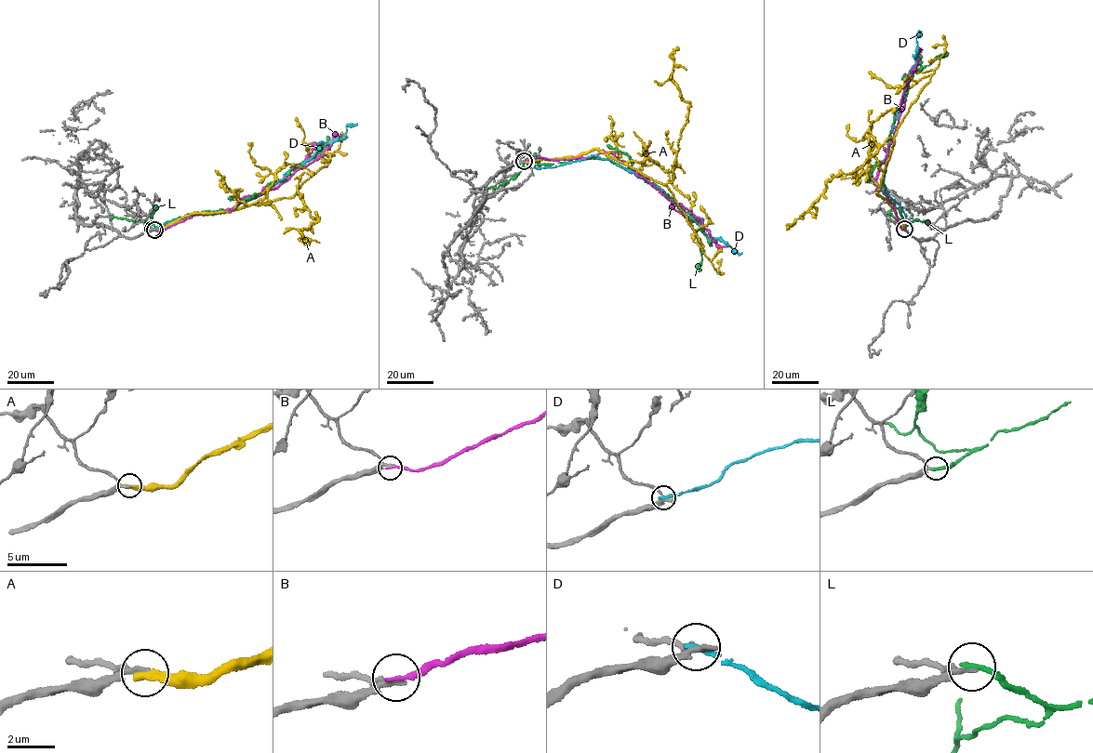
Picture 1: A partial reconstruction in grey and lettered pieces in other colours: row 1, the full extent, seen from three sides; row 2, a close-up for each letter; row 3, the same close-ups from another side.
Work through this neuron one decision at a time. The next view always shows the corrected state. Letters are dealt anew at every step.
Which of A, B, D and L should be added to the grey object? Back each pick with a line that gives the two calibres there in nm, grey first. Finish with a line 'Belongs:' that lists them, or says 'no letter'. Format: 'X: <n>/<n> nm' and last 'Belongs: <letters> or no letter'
A: 180/360 nm
Belongs: A

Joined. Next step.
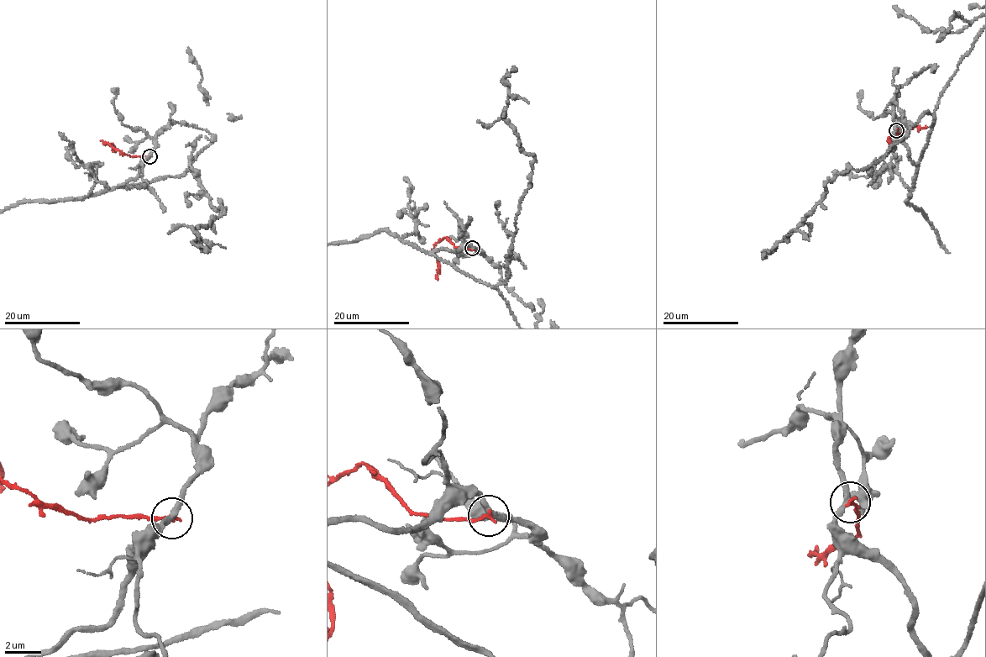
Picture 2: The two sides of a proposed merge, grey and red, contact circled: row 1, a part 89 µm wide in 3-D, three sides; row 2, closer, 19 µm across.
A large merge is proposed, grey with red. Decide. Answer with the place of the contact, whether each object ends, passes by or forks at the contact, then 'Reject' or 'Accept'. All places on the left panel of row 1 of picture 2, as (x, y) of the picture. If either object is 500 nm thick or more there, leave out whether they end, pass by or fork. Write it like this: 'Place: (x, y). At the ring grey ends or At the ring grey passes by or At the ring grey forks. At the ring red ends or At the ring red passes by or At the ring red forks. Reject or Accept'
Place: (149, 156). At the ring grey passes by. At the ring red ends. Reject

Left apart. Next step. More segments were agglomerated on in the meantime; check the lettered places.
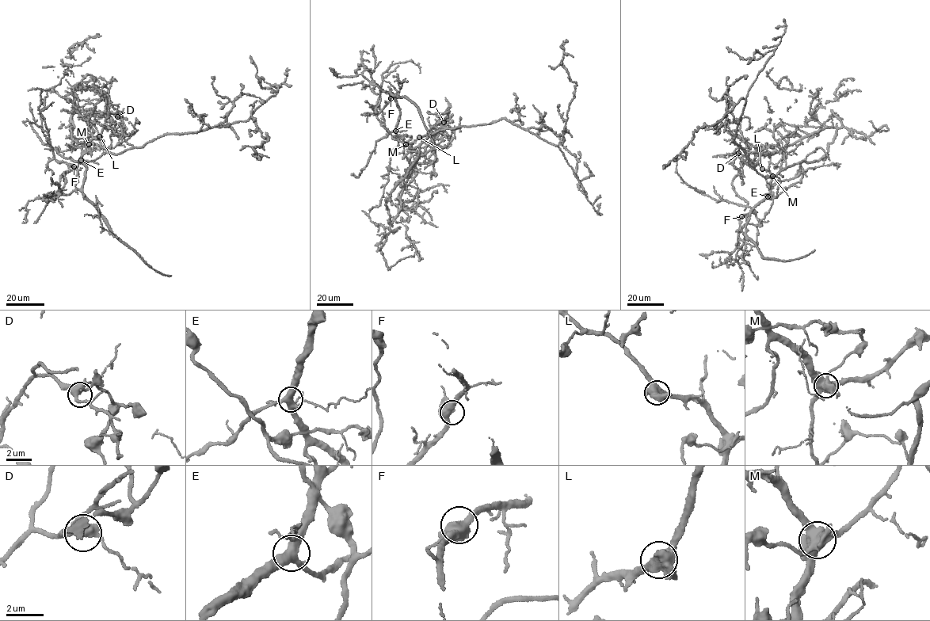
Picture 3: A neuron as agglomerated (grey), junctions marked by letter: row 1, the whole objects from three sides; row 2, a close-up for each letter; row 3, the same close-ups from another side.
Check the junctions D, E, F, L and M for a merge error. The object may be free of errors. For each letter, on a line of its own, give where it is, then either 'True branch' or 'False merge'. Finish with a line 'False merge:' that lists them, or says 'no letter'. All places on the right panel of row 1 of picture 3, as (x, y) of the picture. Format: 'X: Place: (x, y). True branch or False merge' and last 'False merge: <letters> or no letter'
D: Place: (738, 153). True branch
E: Place: (768, 196). True branch
F: Place: (741, 216). True branch
L: Place: (762, 169). True branch
M: Place: (772, 176). False merge
False merge: M

